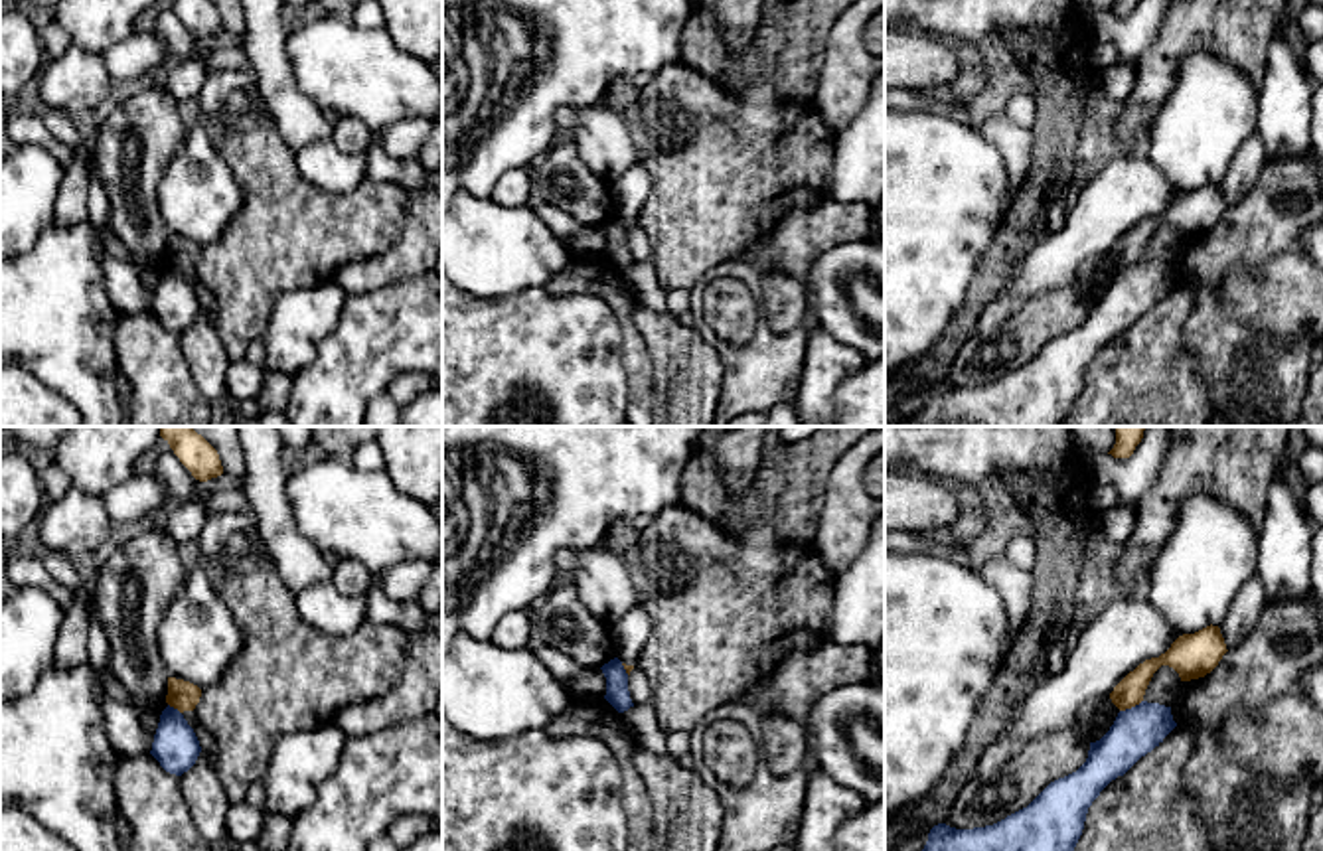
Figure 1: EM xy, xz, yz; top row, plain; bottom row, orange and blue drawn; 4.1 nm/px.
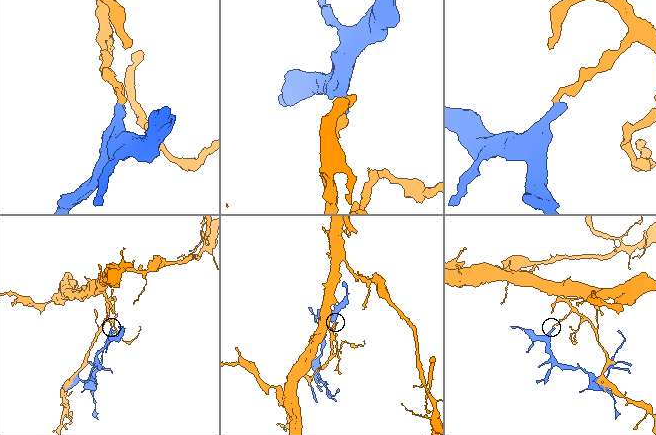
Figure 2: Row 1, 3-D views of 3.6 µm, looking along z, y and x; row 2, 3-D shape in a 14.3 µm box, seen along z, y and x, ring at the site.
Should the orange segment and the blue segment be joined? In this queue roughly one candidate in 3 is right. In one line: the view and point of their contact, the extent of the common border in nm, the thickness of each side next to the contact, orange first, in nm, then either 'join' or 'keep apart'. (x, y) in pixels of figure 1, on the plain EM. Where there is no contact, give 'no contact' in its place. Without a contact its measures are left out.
yz (1130, 265) | 110 nm | 120/200 nm | keep apart

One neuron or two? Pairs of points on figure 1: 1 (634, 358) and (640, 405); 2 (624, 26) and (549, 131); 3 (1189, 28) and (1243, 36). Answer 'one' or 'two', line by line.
1: one
2: one
3: one

